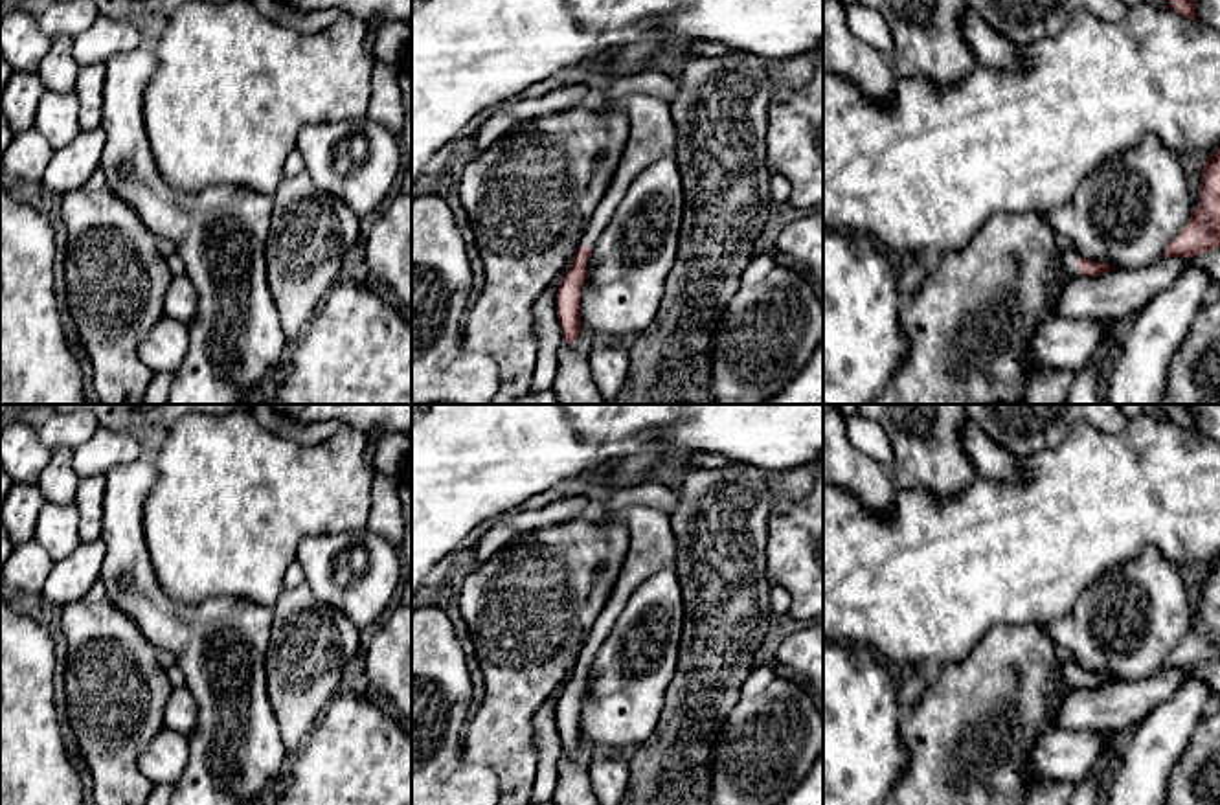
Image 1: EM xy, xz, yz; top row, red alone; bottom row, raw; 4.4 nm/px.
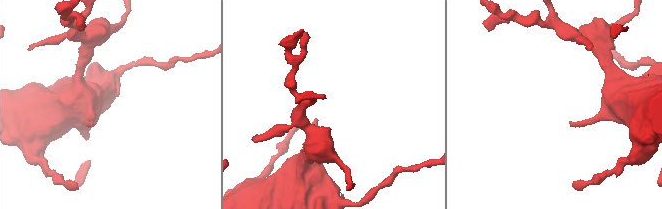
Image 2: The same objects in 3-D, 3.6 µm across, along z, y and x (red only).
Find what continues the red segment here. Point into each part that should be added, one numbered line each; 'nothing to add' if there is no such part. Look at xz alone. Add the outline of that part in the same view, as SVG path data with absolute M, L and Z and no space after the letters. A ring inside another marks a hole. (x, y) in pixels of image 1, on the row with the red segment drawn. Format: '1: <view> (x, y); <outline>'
1: xz (653, 136); M630 94L621 101L621 108L630 119L630 138L614 180L584 230L581 246L595 246L634 178L650 164L672 156L676 149L669 101L647 94Z

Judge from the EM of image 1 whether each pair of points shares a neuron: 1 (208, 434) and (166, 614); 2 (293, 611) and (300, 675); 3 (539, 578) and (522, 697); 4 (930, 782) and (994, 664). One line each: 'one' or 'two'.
1: two
2: one
3: one
4: one

